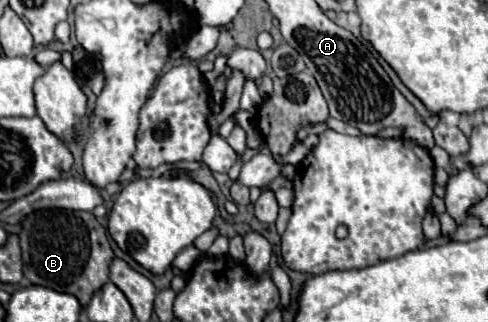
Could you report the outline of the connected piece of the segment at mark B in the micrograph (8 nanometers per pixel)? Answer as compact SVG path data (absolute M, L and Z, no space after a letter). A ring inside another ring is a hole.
M59 208L31 212L21 222L19 238L23 252L23 276L31 284L69 292L77 296L81 304L87 304L93 292L109 280L113 250L109 246L105 228L91 212L73 212Z

